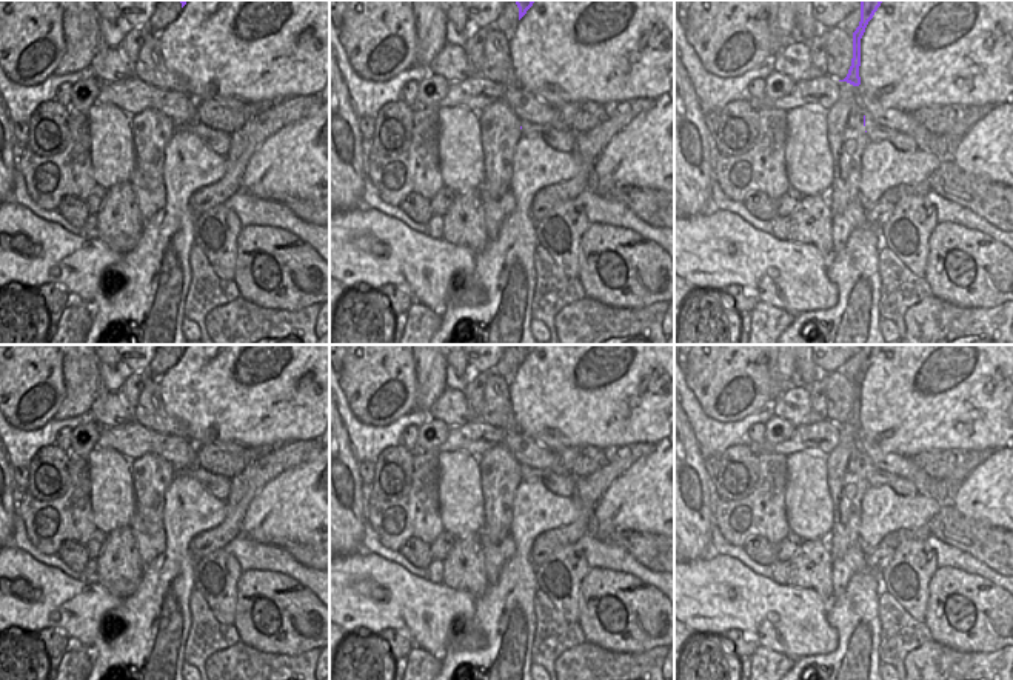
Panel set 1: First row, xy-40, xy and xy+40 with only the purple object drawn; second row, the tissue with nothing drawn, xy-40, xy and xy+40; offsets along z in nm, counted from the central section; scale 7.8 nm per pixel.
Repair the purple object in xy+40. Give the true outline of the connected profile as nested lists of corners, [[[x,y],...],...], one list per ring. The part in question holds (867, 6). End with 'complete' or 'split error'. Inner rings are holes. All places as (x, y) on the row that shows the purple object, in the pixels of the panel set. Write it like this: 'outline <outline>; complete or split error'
outline [[[861,0],[861,22],[853,32],[853,58],[848,74],[841,82],[837,102],[827,111],[827,138],[833,155],[833,183],[827,202],[830,212],[839,214],[859,192],[861,155],[870,138],[865,131],[868,112],[861,105],[859,66],[861,38],[868,22],[881,6],[882,0]]]; split error

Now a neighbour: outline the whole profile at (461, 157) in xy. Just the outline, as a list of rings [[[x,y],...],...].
[[[442,106],[436,111],[442,182],[457,195],[477,191],[485,182],[479,112],[465,106]]]

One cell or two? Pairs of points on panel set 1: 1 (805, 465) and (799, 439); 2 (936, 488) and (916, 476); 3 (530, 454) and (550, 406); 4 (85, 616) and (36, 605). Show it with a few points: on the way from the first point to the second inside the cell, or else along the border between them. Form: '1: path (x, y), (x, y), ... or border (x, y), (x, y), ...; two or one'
1: border (825, 454), (816, 450), (798, 450), (787, 456); two
2: path (932, 486), (921, 480); one
3: border (519, 430), (553, 453); two
4: path (73, 606), (48, 605); one

